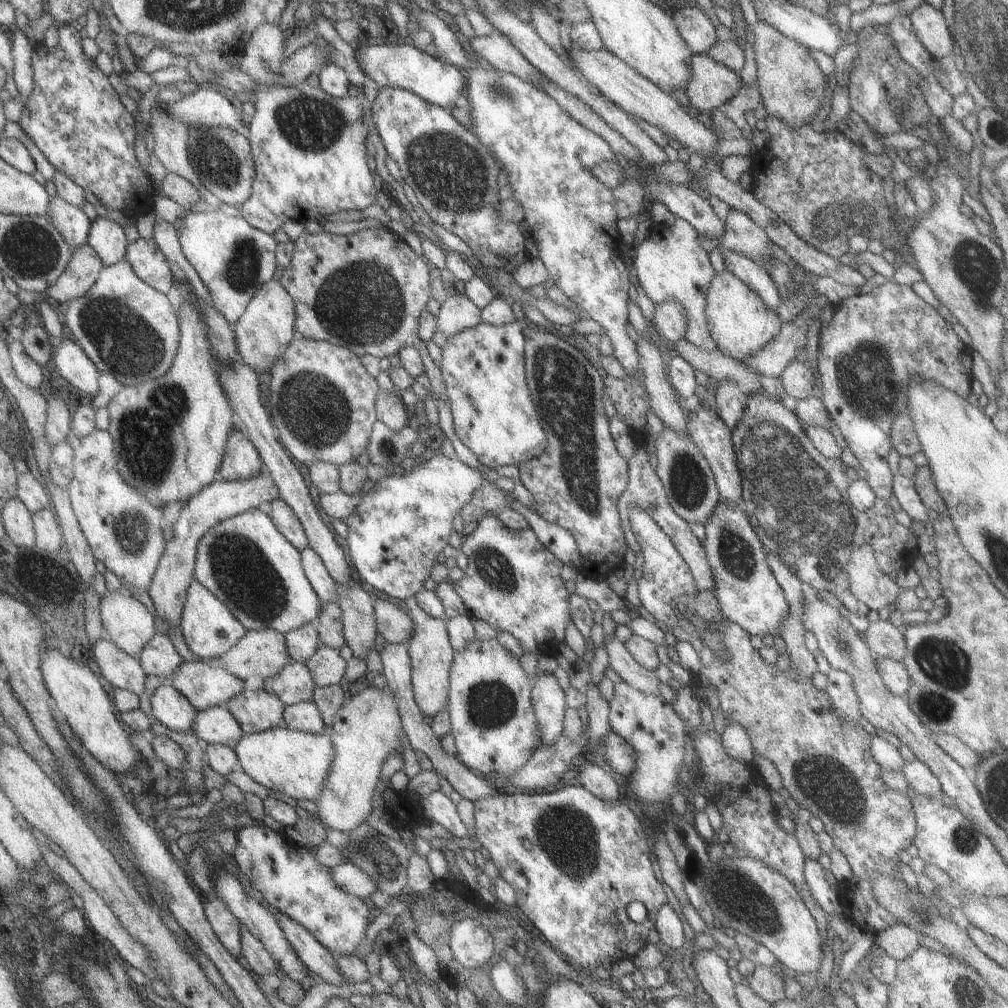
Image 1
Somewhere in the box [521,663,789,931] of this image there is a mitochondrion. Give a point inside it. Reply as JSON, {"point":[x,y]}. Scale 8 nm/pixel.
{"point":[565,835]}

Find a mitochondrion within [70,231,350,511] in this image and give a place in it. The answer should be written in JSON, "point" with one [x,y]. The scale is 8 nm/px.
{"point":[132,347]}

